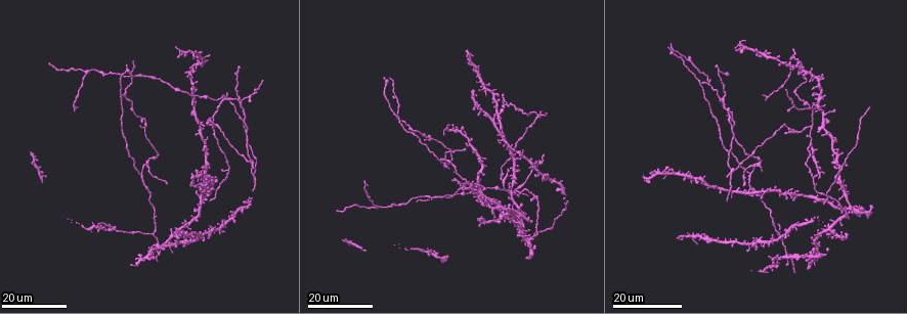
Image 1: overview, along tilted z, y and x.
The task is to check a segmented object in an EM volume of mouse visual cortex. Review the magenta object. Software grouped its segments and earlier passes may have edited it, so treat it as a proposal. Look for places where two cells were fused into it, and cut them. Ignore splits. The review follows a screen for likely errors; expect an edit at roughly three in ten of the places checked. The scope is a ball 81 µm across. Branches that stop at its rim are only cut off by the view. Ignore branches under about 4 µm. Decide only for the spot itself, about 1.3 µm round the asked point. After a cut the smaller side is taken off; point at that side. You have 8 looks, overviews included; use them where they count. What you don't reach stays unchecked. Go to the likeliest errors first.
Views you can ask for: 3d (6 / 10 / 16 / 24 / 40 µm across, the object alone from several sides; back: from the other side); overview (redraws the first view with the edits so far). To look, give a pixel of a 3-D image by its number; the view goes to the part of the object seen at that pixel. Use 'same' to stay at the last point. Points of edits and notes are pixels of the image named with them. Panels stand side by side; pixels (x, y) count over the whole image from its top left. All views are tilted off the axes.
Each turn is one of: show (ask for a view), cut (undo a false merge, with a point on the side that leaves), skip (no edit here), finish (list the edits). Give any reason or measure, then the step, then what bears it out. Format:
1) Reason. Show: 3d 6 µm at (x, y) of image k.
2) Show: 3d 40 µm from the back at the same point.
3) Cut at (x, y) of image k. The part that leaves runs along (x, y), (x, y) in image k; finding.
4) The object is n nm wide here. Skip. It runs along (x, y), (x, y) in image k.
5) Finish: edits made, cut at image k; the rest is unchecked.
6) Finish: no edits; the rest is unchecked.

Four-way junction. Show: 3d 24 µm at (446, 164) of image 1.

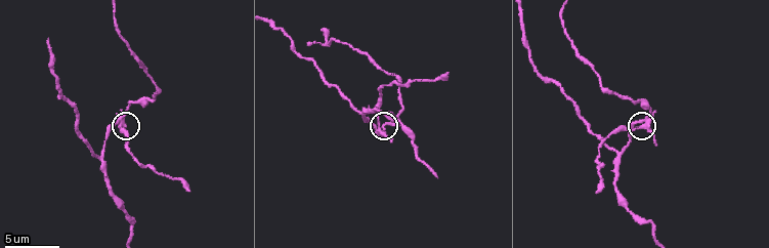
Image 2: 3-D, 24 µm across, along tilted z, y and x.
Show: 3d 6 µm at (380, 126) of image 2.

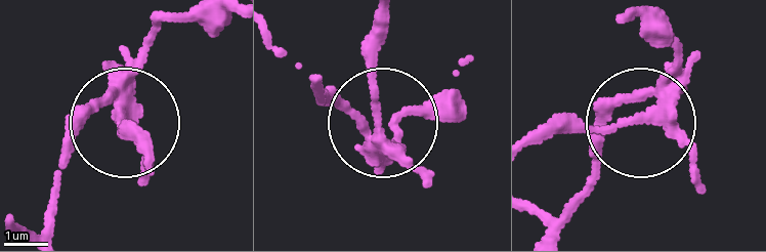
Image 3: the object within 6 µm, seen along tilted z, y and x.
4 arms meet here. Cut at (374, 97) of image 3. The part that leaves runs along (373, 142), (372, 18) in image 3; a second cell is stuck on.

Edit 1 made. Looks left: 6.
Show: overview.

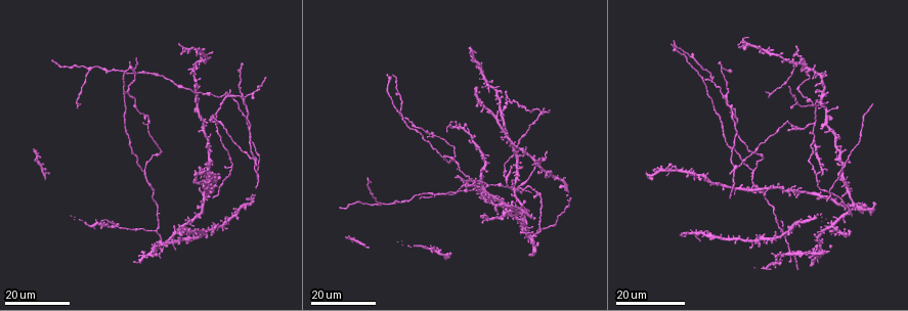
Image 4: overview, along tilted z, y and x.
Four or more arms meet. Show: 3d 24 µm at (224, 94) of image 4.

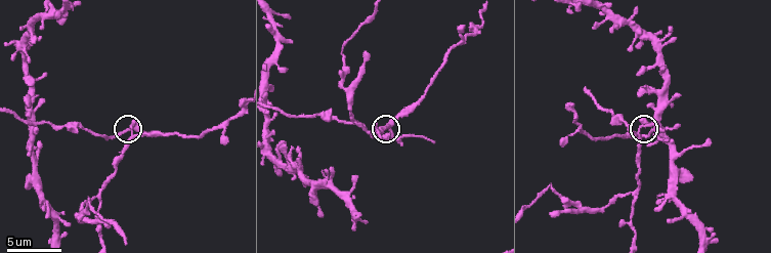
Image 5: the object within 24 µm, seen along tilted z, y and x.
Show: 3d 6 µm at (129, 131) of image 5.

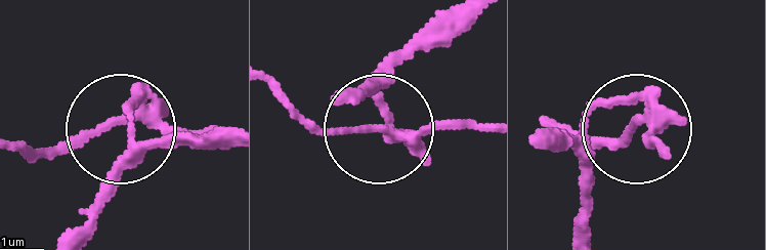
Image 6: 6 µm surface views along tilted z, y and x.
The object is 200 nm wide here. Cut at (87, 136) of image 6. The part that leaves runs along (138, 110), (49, 147), (15, 143) in image 6; two cells meet here.

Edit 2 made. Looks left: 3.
Four arms meet. Show: 3d 16 µm at (482, 196) of image 4.

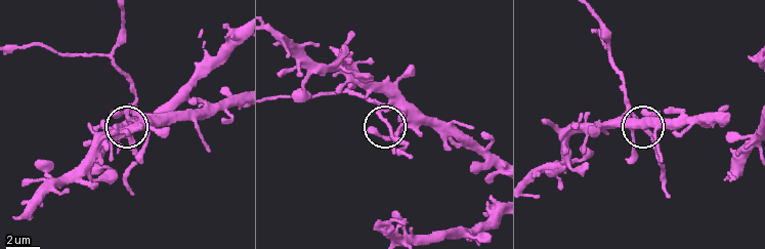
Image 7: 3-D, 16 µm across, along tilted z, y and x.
Show: 3d 10 µm at (389, 131) of image 7.

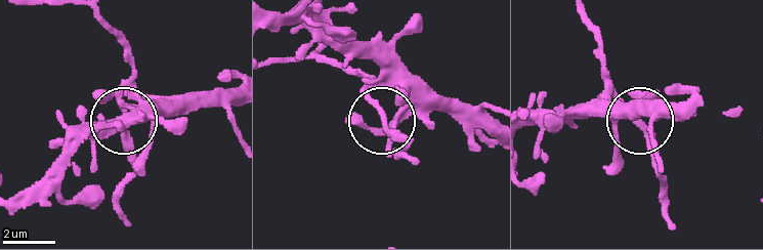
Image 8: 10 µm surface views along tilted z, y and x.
Show: 3d 6 µm at (382, 119) of image 8.

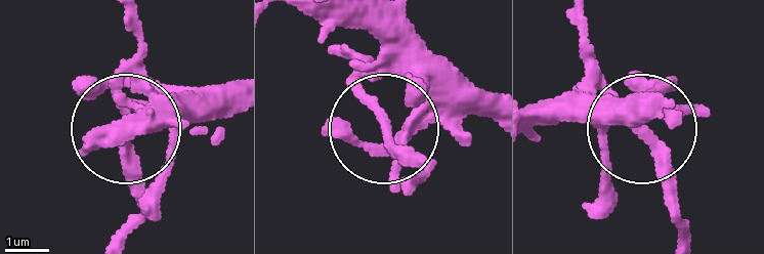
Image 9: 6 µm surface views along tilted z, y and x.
The side arm is 5 µm long; 4 arms meet here. Skip. One cell here.

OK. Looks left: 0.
Finish: edits made, cut at image 3, cut at image 6; the rest is unchecked.

